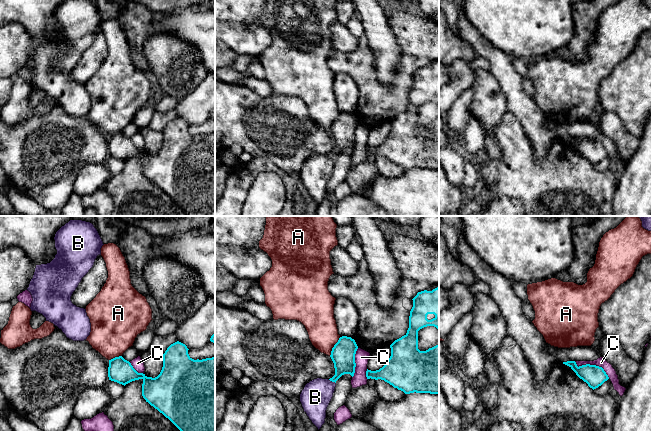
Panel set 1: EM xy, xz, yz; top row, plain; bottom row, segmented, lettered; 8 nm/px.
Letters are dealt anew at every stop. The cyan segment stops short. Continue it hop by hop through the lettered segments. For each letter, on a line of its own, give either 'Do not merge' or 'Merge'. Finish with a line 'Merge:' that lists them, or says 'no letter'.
A: Do not merge
B: Merge
C: Do not merge
Merge: B

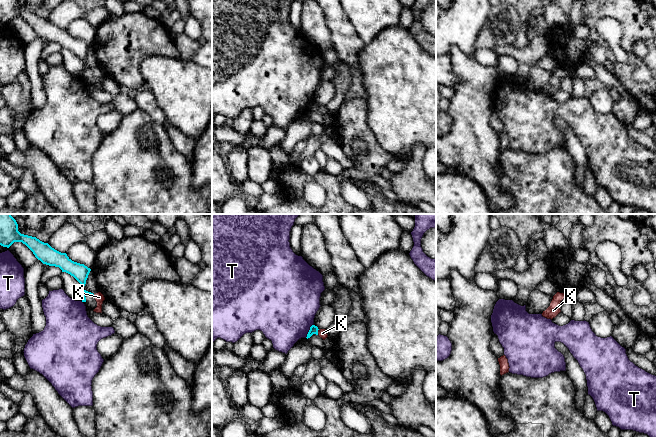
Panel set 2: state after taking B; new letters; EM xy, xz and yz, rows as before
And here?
K: Do not merge
T: Do not merge
Merge: no letter

